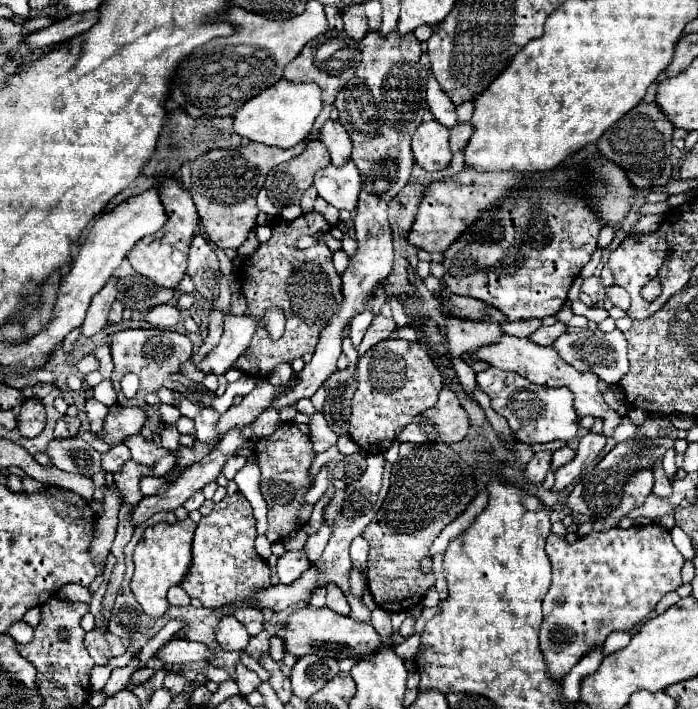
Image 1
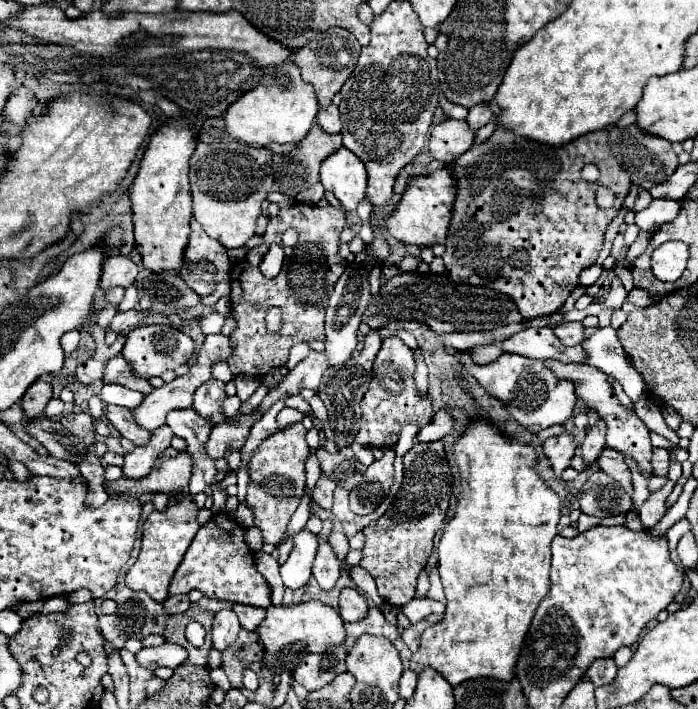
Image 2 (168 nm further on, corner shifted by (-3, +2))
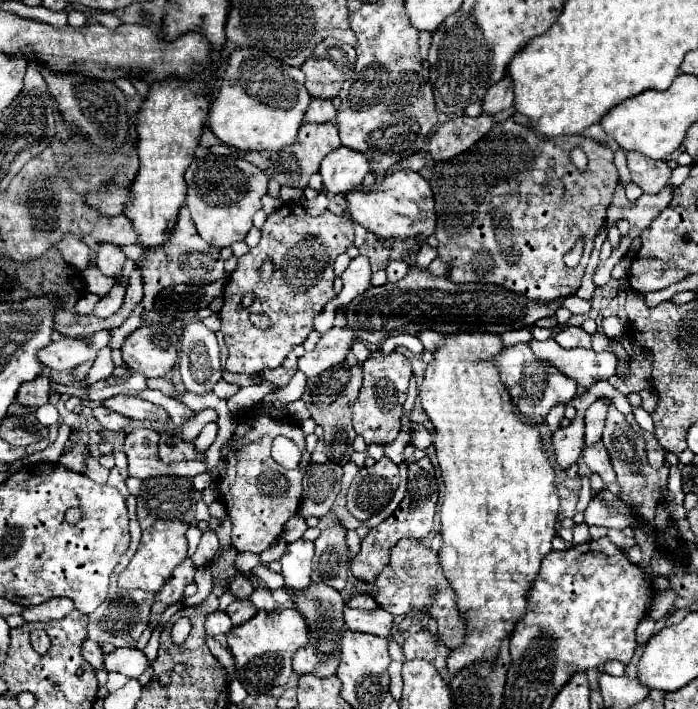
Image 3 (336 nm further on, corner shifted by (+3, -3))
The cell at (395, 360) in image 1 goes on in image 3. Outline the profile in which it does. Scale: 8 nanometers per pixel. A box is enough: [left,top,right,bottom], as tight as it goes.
[352,351,412,445]

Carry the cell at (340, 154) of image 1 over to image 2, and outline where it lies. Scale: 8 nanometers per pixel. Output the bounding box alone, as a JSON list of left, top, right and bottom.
[316,104,342,134]

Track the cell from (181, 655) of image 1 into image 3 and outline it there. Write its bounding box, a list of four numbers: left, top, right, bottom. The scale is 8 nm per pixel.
[104,649,150,679]

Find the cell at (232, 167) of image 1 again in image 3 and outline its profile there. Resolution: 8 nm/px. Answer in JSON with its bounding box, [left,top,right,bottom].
[186,155,268,247]

